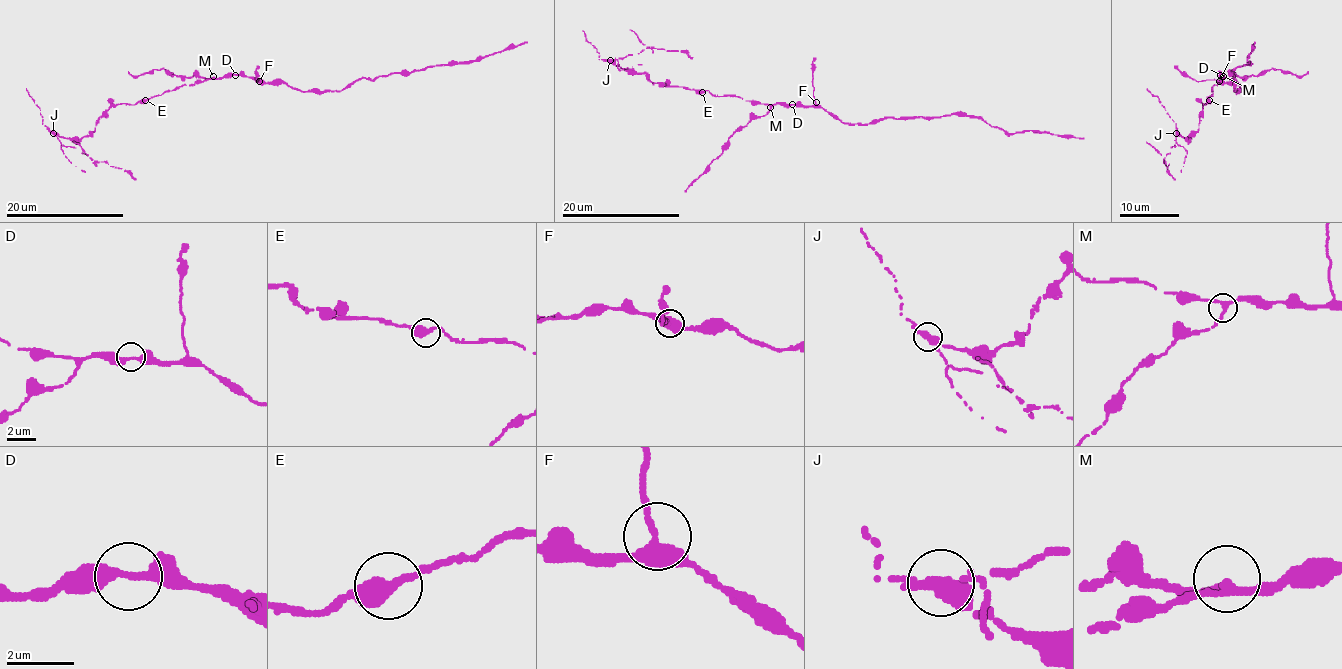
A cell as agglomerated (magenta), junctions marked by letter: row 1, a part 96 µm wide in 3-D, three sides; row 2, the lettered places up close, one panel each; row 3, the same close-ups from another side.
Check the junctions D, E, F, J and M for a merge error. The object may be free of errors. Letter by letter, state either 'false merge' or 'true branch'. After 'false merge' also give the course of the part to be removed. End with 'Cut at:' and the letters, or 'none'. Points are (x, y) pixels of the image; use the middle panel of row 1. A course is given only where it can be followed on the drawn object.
D: true branch
E: true branch
F: true branch
J: false merge | (610, 60), (650, 48), (684, 51), (693, 57)
M: true branch
Cut at: J

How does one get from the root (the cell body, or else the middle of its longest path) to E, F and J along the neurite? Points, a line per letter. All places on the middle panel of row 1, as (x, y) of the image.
E: (792, 104), (752, 104), (739, 96), (702, 92)
F: (792, 104), (813, 105), (816, 102)
J: (792, 104), (752, 104), (739, 96), (718, 96), (708, 91), (660, 86), (644, 73), (629, 73), (610, 60)

